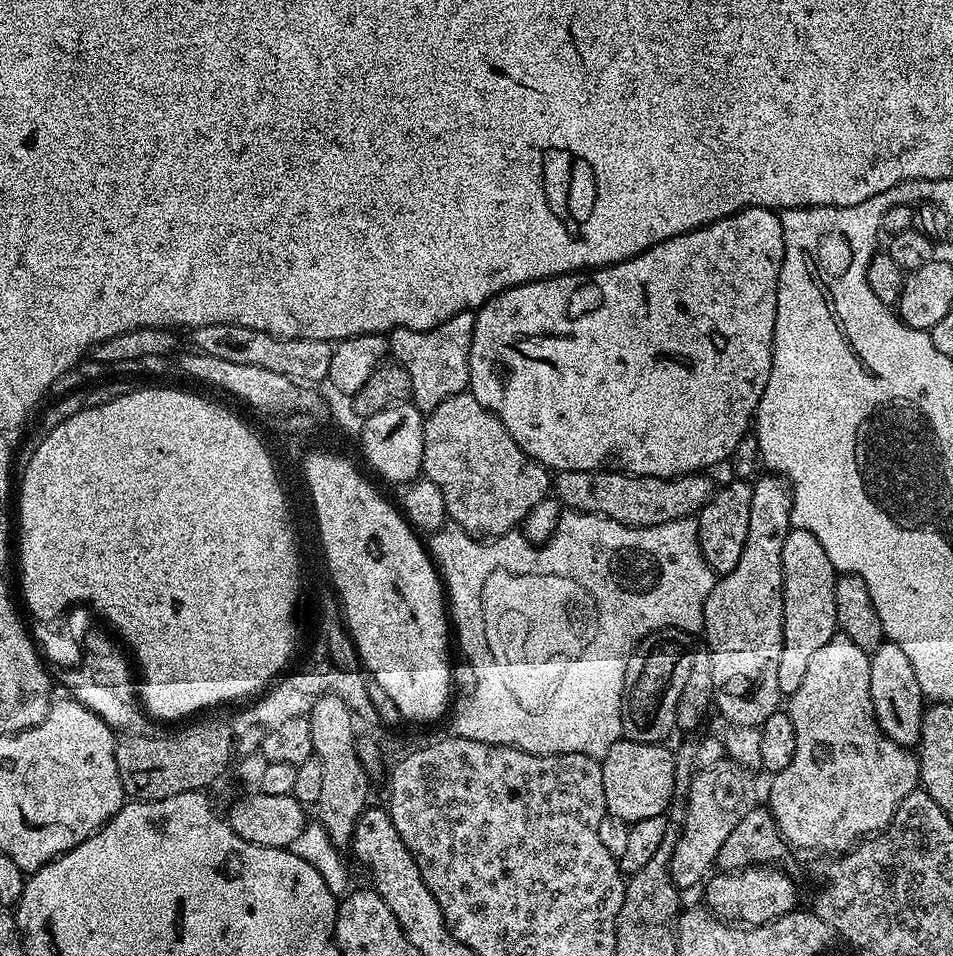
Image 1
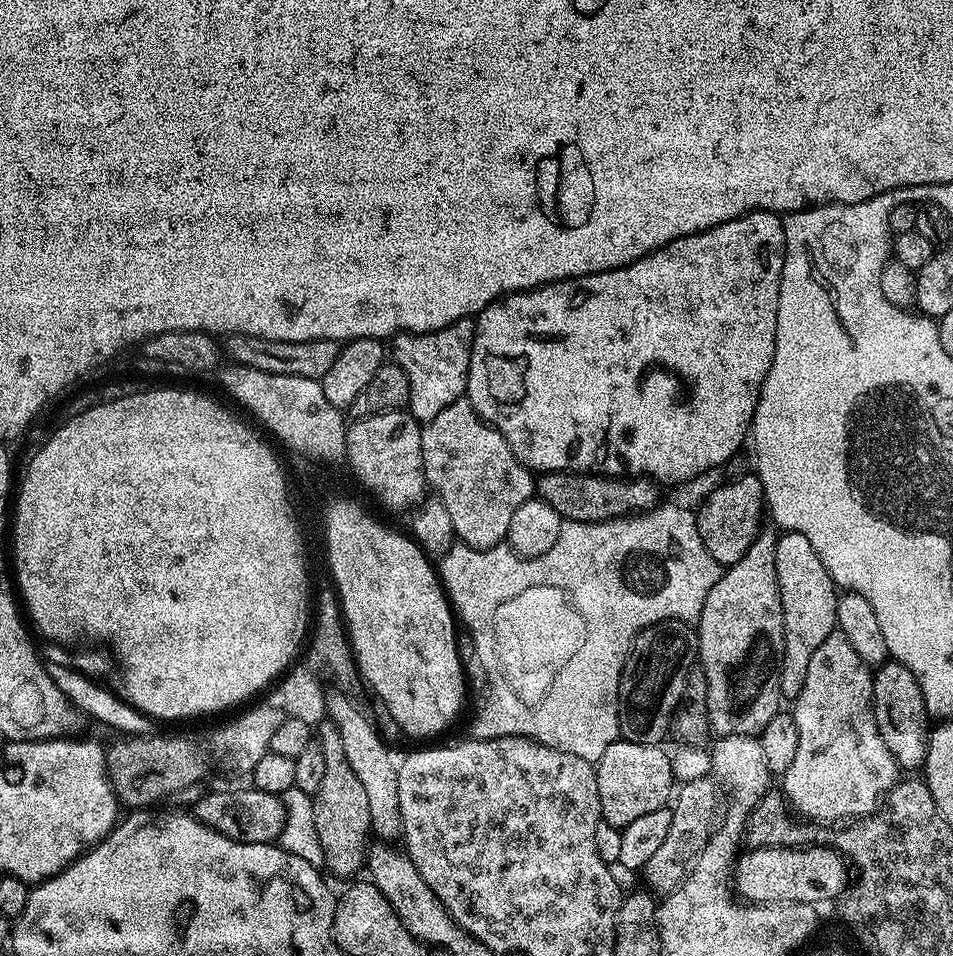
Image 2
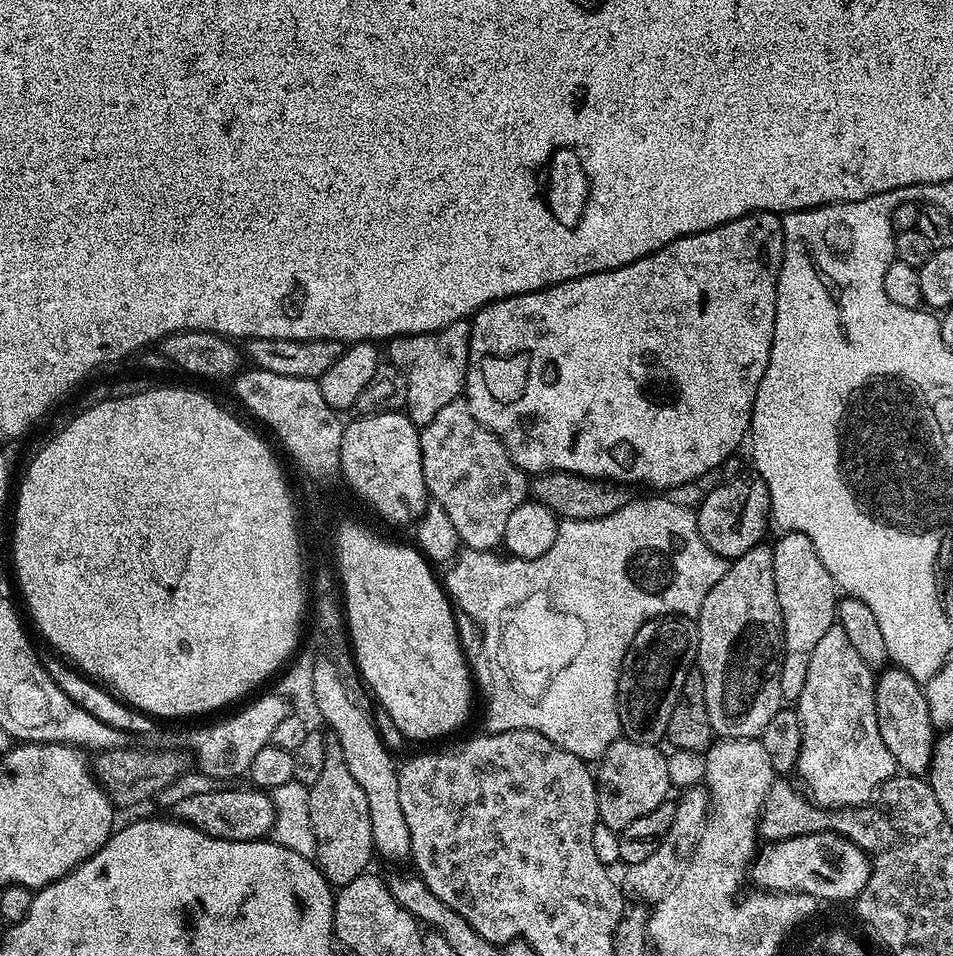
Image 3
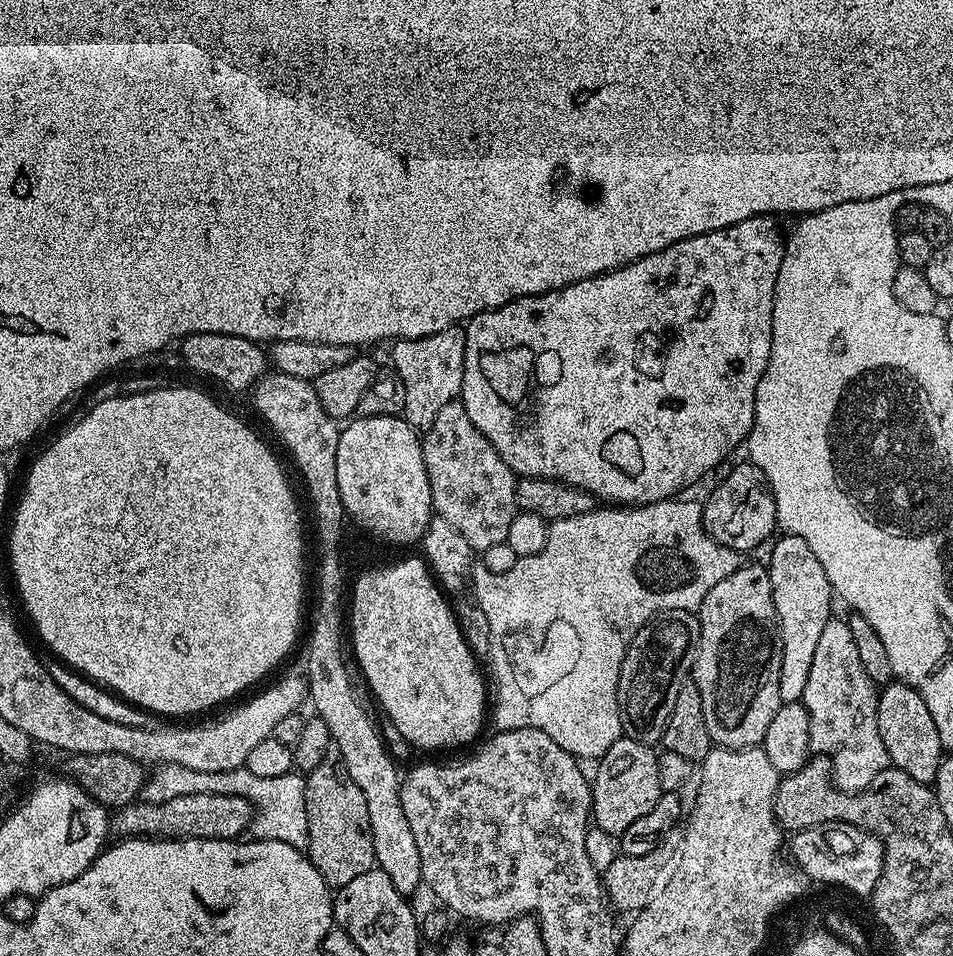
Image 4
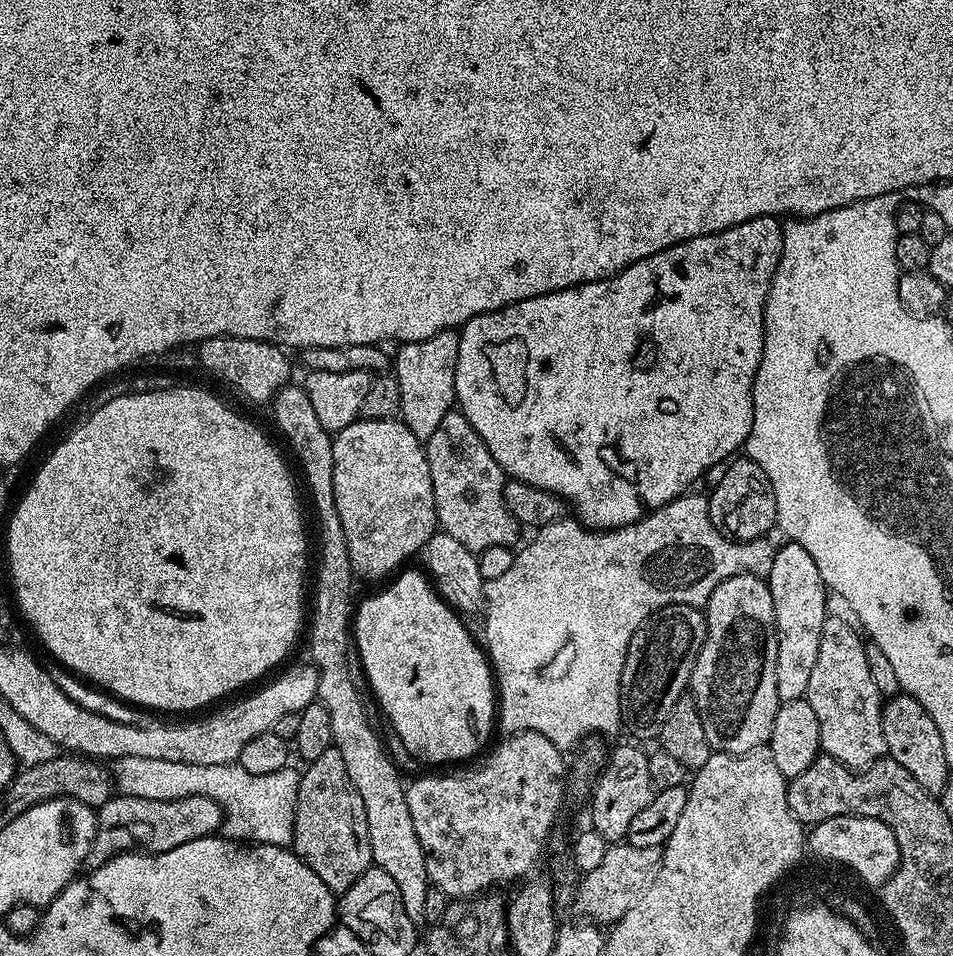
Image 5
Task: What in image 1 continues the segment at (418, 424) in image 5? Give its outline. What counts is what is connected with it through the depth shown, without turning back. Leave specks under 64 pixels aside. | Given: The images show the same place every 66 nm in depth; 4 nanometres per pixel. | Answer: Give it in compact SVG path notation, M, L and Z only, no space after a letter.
M475 311L459 312L454 314L454 318L430 330L392 329L388 336L388 347L395 363L401 364L410 374L411 403L421 412L427 414L434 411L442 406L442 402L446 402L446 398L468 388L468 348L472 344L475 321Z

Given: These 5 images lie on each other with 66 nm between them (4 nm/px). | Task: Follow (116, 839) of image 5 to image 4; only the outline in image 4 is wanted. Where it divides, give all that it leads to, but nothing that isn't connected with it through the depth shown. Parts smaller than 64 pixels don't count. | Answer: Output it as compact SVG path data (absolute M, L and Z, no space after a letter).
M182 794L169 800L140 803L115 809L110 828L117 837L235 840L249 831L252 822L252 804L234 794Z

